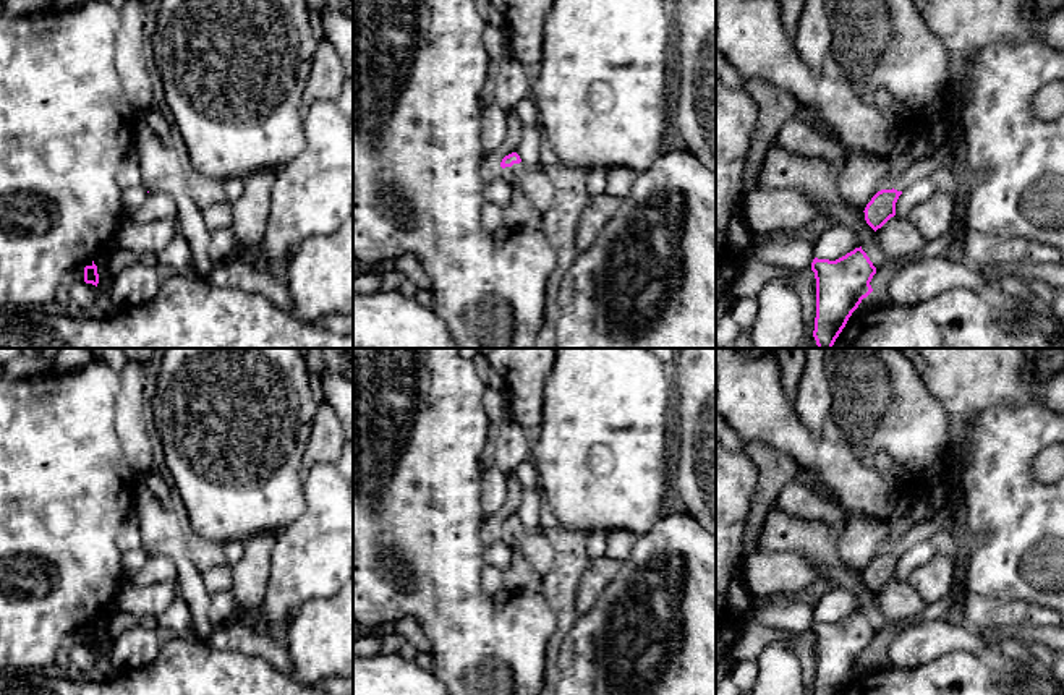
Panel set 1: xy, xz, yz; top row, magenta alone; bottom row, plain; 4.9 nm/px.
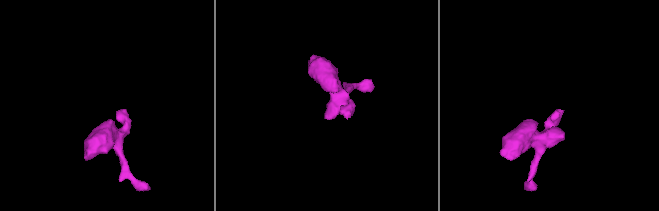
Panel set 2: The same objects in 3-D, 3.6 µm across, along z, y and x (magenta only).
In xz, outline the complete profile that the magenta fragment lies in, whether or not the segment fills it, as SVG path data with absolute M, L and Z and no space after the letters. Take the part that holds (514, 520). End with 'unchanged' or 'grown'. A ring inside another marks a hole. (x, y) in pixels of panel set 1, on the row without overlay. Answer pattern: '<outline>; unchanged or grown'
M517 515L505 518L500 525L502 541L525 556L538 577L546 575L554 562L554 548L541 531L528 531Z; grown

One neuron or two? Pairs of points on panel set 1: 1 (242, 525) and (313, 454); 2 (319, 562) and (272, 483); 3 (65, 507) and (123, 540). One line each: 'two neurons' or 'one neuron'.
1: two neurons
2: two neurons
3: two neurons

